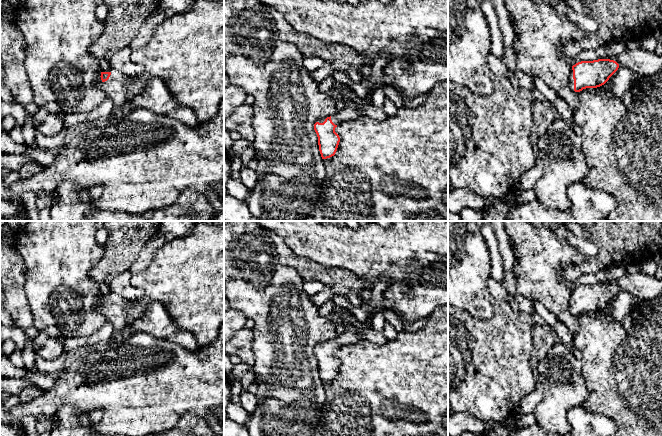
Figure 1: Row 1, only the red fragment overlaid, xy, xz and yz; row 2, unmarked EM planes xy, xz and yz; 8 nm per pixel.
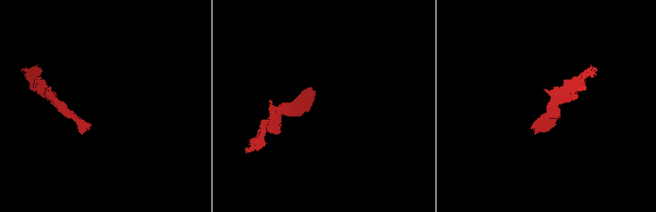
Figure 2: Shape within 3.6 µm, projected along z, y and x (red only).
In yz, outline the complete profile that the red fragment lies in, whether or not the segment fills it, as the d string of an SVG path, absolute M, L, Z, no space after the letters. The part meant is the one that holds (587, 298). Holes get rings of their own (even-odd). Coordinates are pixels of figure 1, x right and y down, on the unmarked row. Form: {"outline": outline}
{"outline": "M610 283L581 285L572 290L570 312L580 316L586 312L604 309L618 294L619 288Z"}

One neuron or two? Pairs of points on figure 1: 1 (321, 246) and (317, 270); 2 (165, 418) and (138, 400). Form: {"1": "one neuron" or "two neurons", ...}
{"1": "two neurons", "2": "one neuron"}

